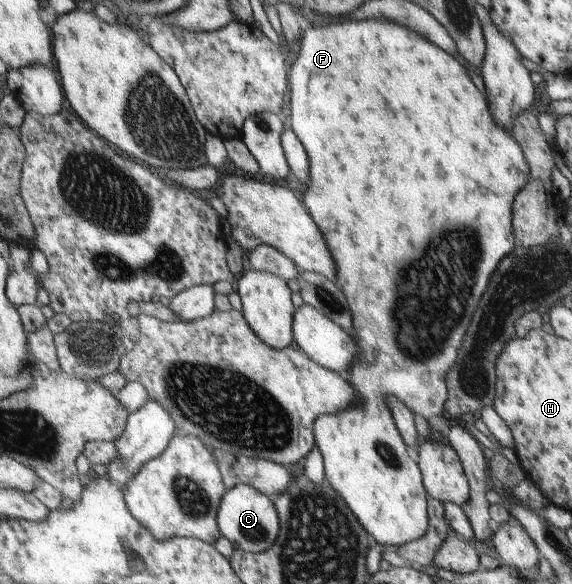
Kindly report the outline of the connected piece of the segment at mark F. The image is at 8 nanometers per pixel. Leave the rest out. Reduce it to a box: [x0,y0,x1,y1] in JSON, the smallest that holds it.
[291,18,528,549]

